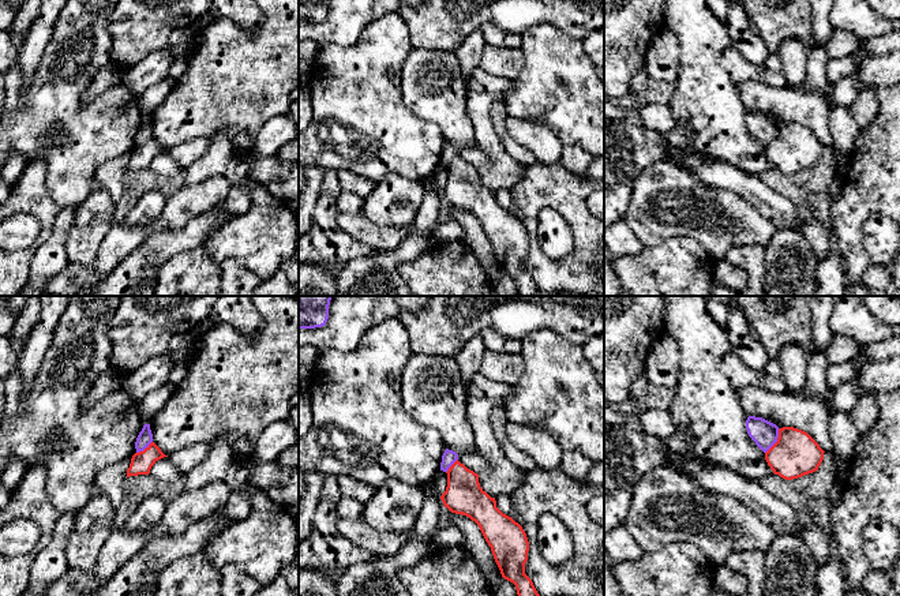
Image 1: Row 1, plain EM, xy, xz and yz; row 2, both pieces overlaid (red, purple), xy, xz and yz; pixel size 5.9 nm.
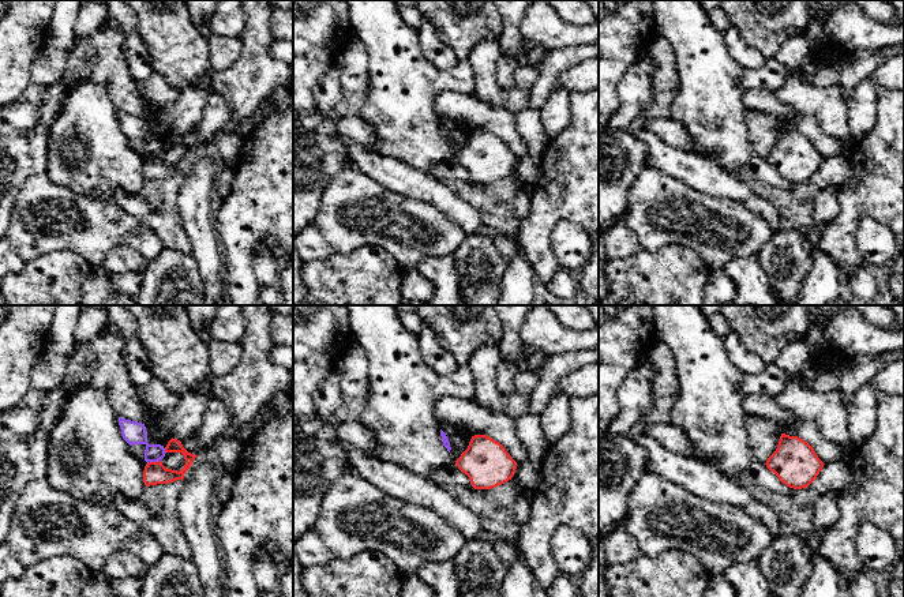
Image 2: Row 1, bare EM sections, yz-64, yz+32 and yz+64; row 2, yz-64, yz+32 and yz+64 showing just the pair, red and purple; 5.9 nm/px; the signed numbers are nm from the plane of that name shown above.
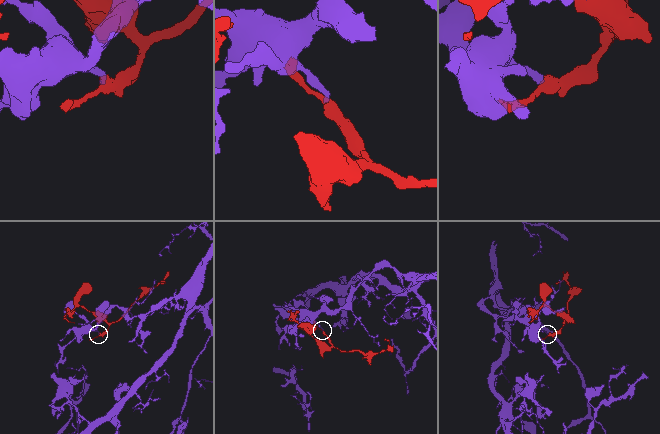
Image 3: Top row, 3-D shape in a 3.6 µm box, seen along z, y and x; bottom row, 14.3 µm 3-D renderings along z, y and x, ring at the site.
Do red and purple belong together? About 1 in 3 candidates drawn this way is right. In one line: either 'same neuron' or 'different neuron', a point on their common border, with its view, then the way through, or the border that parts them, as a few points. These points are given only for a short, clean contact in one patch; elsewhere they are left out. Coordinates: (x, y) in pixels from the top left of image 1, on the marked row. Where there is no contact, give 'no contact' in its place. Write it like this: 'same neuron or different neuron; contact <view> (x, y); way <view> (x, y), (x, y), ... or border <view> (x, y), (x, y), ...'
different neuron; contact yz (777, 441); border yz (779, 428), (776, 442), (765, 453)

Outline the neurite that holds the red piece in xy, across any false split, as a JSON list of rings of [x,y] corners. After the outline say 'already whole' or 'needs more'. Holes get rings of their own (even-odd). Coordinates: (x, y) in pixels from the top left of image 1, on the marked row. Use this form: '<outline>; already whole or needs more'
[[[151,442],[143,451],[135,453],[131,458],[130,468],[127,469],[127,477],[138,475],[149,475],[151,466],[165,456],[161,449]]]; already whole

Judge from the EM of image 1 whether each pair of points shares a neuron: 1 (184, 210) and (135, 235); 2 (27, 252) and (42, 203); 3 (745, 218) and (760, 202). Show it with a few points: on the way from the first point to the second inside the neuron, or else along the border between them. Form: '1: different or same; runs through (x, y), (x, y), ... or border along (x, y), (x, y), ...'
1: same; runs through (172, 217), (147, 229)
2: same; runs through (40, 240), (45, 232), (45, 216)
3: different; border along (727, 190), (742, 195), (777, 228)

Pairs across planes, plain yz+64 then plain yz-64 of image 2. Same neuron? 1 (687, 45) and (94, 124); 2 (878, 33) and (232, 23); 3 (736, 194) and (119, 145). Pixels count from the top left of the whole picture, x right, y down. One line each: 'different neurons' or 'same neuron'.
1: same neuron
2: same neuron
3: different neurons

